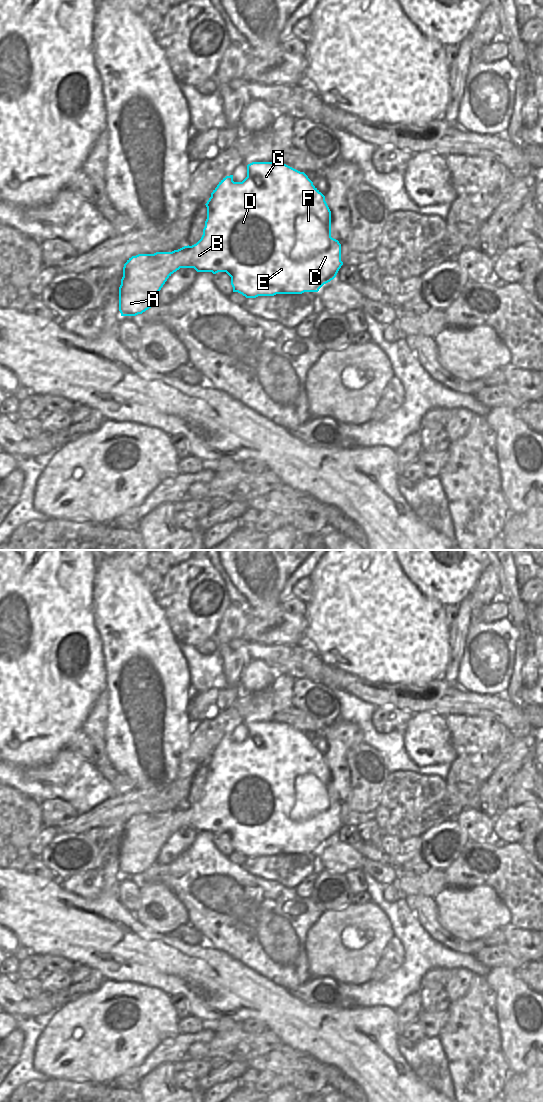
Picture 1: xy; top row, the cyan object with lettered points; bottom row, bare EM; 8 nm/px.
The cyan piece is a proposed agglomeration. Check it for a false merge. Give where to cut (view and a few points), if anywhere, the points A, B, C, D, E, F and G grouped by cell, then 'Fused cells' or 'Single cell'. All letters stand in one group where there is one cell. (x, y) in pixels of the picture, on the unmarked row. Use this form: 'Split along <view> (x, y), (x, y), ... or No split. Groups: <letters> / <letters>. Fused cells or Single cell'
No split. Groups: A B C D E F G. Single cell.

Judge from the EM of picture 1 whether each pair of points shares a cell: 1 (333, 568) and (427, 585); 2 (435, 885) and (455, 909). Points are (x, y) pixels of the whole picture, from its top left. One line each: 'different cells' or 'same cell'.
1: different cells
2: different cells

